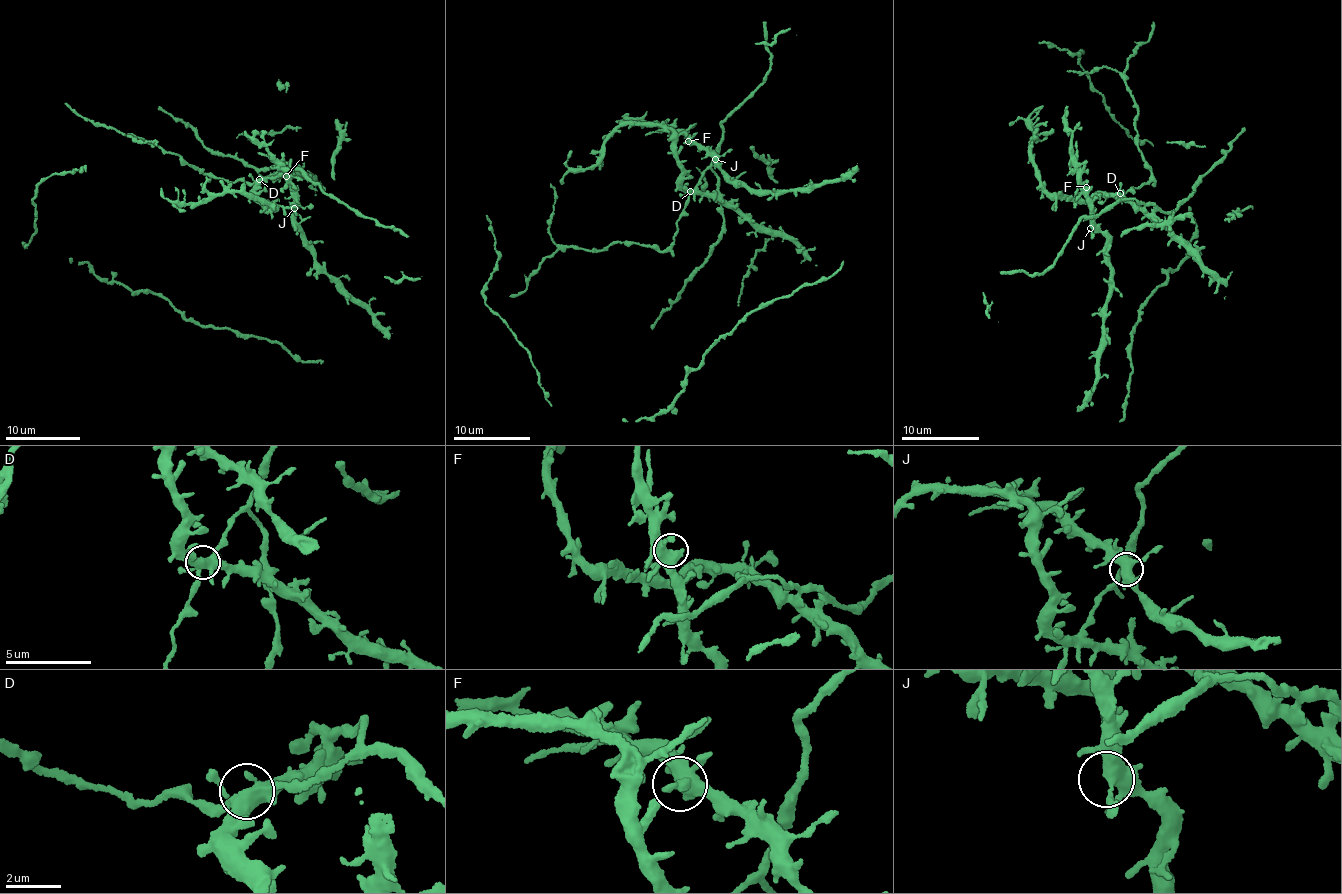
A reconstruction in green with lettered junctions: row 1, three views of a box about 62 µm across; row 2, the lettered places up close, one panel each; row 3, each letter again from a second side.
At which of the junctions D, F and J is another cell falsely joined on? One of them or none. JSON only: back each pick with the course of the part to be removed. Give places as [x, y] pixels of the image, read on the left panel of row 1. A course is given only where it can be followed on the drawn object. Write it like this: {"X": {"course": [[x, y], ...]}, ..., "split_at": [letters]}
{"split_at": []}

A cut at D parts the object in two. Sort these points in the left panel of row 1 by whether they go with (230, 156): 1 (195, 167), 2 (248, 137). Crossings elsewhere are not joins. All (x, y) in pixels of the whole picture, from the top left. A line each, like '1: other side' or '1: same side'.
1: same side
2: other side

